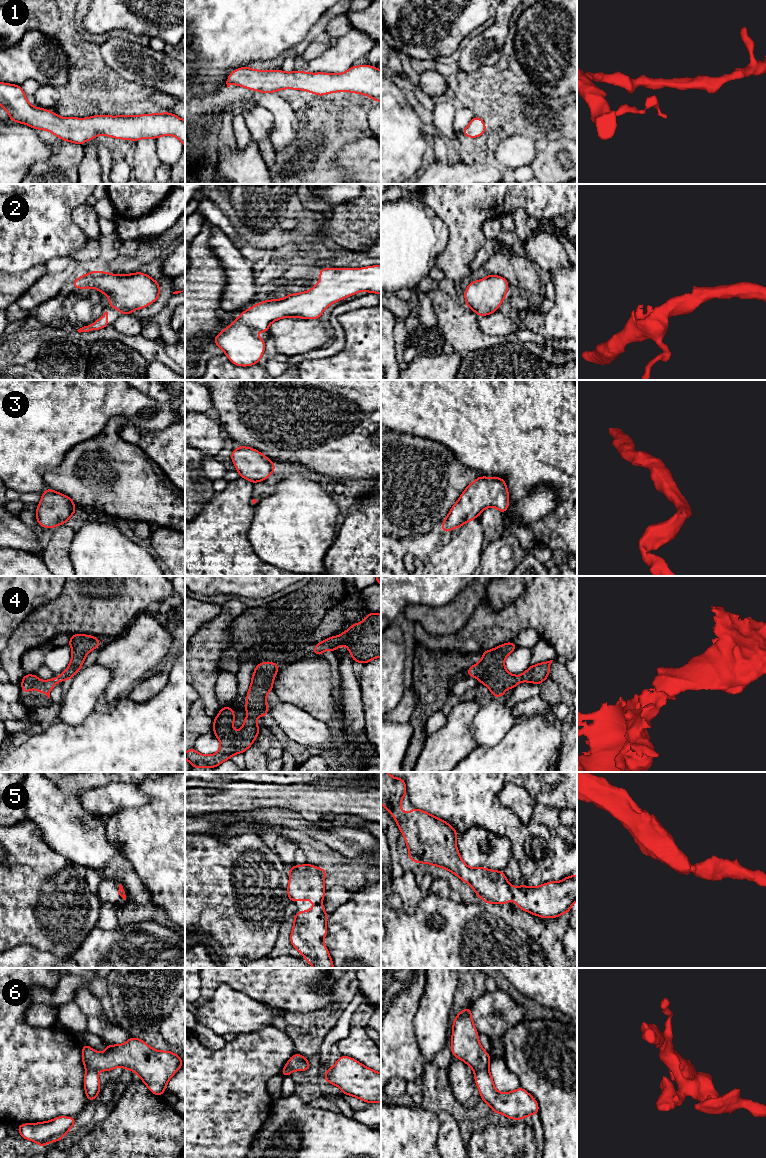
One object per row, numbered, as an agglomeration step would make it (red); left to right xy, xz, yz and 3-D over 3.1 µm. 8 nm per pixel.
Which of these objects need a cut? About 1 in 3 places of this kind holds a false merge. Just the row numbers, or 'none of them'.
6

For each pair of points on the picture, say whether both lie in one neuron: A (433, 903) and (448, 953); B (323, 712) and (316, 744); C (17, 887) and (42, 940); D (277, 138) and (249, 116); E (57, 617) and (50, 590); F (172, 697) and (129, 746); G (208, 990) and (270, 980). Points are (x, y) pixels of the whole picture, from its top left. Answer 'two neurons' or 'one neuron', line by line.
A: one neuron
B: two neurons
C: one neuron
D: two neurons
E: two neurons
F: one neuron
G: one neuron

